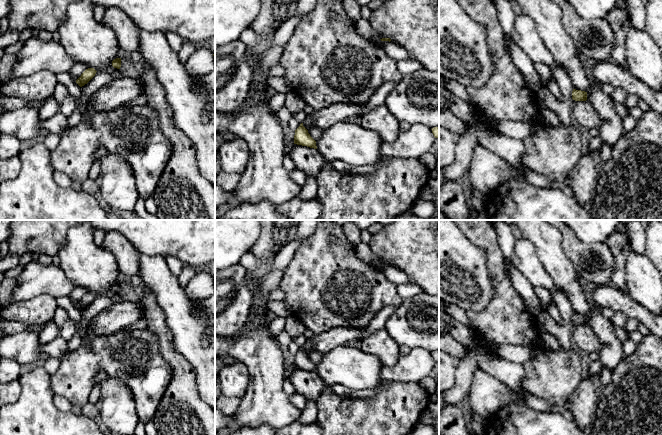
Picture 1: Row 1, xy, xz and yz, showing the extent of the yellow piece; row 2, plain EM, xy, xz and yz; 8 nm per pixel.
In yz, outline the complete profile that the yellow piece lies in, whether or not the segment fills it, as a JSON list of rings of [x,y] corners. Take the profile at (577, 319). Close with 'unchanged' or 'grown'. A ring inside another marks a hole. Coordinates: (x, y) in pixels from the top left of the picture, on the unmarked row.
[[[573,313],[572,323],[575,325],[586,325],[587,324],[587,316]]]; unchanged

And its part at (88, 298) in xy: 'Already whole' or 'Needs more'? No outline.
Already whole

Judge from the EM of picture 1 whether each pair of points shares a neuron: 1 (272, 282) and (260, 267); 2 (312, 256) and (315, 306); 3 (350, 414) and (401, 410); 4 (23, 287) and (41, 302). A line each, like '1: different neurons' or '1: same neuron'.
1: different neurons
2: same neuron
3: same neuron
4: different neurons

